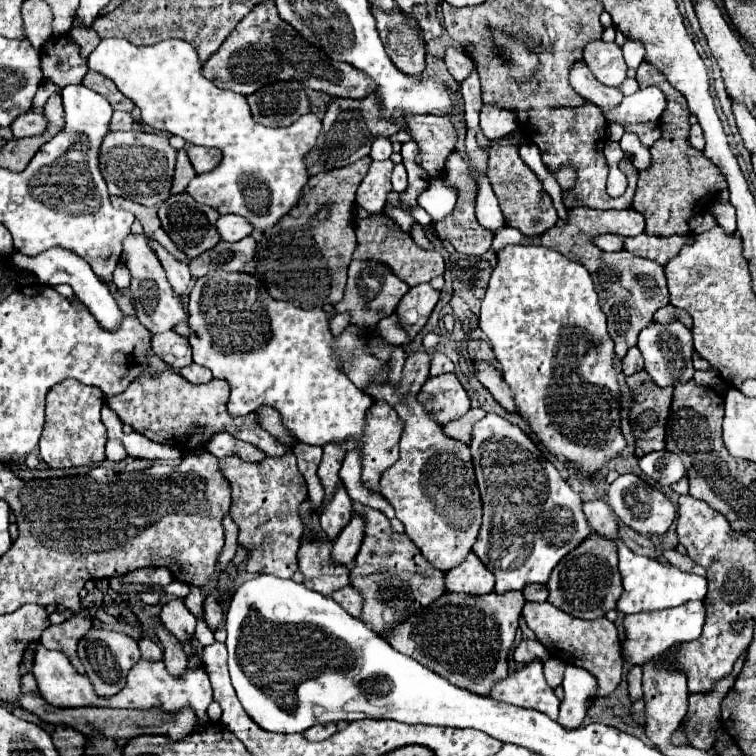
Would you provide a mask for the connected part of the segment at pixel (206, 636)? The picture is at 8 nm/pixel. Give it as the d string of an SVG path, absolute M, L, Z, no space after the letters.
M197 616L197 630L195 630L195 638L197 638L203 646L207 646L209 642L215 642L213 632L207 628L207 624L203 622L203 618L201 618L201 616Z

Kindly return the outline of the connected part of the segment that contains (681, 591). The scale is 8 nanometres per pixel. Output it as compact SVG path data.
M613 540L619 550L619 572L623 578L625 594L617 602L617 610L623 614L637 614L637 612L655 612L679 606L689 600L703 600L707 594L707 580L695 574L685 574L671 564L661 564L655 558L637 556L631 552L625 542Z

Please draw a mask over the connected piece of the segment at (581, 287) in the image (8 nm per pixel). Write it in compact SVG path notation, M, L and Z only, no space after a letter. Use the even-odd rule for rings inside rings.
M509 244L497 250L497 266L481 302L479 328L491 340L503 380L513 392L517 414L553 456L577 466L579 474L595 474L625 450L613 340L607 332L607 318L599 306L595 284L583 264L545 246Z

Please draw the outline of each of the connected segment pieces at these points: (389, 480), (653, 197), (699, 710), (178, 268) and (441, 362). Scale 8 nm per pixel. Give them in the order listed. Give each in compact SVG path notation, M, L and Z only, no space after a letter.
M409 352L401 386L373 384L365 390L373 400L387 402L405 422L401 434L399 460L381 474L379 490L391 502L397 518L405 524L405 534L419 546L425 560L437 570L451 570L471 552L481 528L481 496L475 482L469 446L443 434L441 426L417 400L417 392L429 378L429 354Z
M647 62L637 68L639 88L657 86L665 98L667 108L663 112L663 138L651 146L651 166L639 172L639 182L633 198L633 210L645 216L645 232L651 236L689 236L689 220L703 214L715 200L715 196L725 190L725 176L719 168L689 146L689 108L685 98L667 82L667 78Z
M743 658L735 662L735 668L729 676L725 676L715 688L713 694L691 694L689 696L689 710L683 718L681 730L687 736L687 742L695 748L701 750L711 750L713 748L713 738L709 738L709 726L719 720L719 708L723 698L727 696L729 688L733 686L737 674L741 672Z
M149 240L149 246L153 248L153 252L157 254L157 258L161 260L165 272L167 272L167 278L169 278L169 284L173 288L173 292L181 298L183 302L183 308L187 312L187 300L189 300L189 294L187 294L187 288L189 288L189 282L191 282L191 274L189 274L189 266L187 262L177 262L163 246L159 246L157 242Z
M433 352L431 354L431 376L439 376L445 372L453 372L453 362L445 354Z

